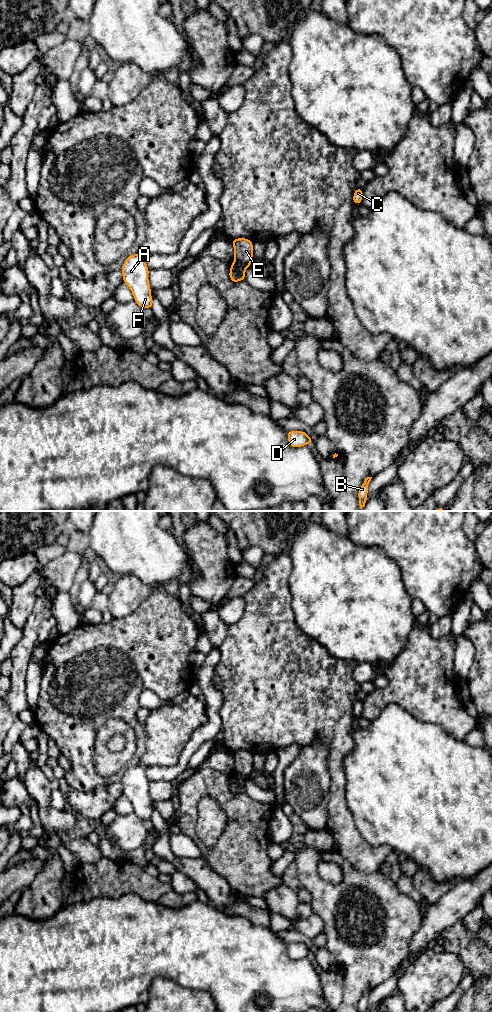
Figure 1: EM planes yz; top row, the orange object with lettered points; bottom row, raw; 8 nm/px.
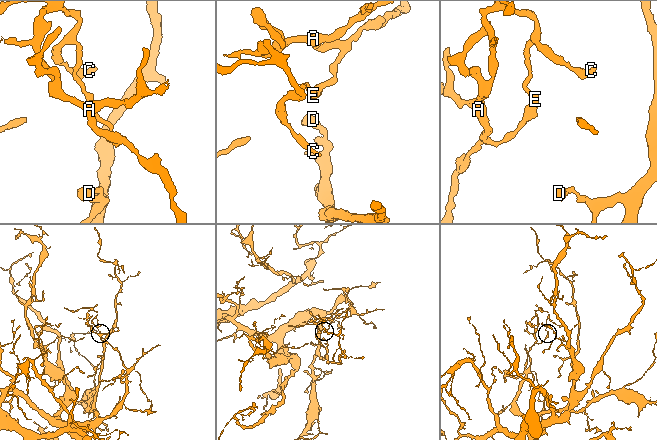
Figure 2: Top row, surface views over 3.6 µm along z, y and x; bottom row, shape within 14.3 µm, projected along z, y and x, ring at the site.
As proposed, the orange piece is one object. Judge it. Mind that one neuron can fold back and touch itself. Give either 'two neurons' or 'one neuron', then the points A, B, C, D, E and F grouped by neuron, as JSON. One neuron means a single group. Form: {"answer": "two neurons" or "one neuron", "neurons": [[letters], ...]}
{"answer": "two neurons", "neurons": [["A", "B", "D", "F"], ["C", "E"]]}

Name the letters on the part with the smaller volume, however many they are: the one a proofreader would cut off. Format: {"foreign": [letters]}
{"foreign": ["C", "E"]}

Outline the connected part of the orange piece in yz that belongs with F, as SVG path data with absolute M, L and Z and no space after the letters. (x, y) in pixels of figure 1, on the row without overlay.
M137 765L129 767L124 773L121 783L122 793L126 795L134 808L134 813L143 820L153 820L153 810L149 796L149 780L145 767Z

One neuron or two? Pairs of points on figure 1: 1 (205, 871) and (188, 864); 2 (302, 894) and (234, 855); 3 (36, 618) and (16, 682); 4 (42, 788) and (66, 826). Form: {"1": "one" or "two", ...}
{"1": "one", "2": "two", "3": "one", "4": "one"}

